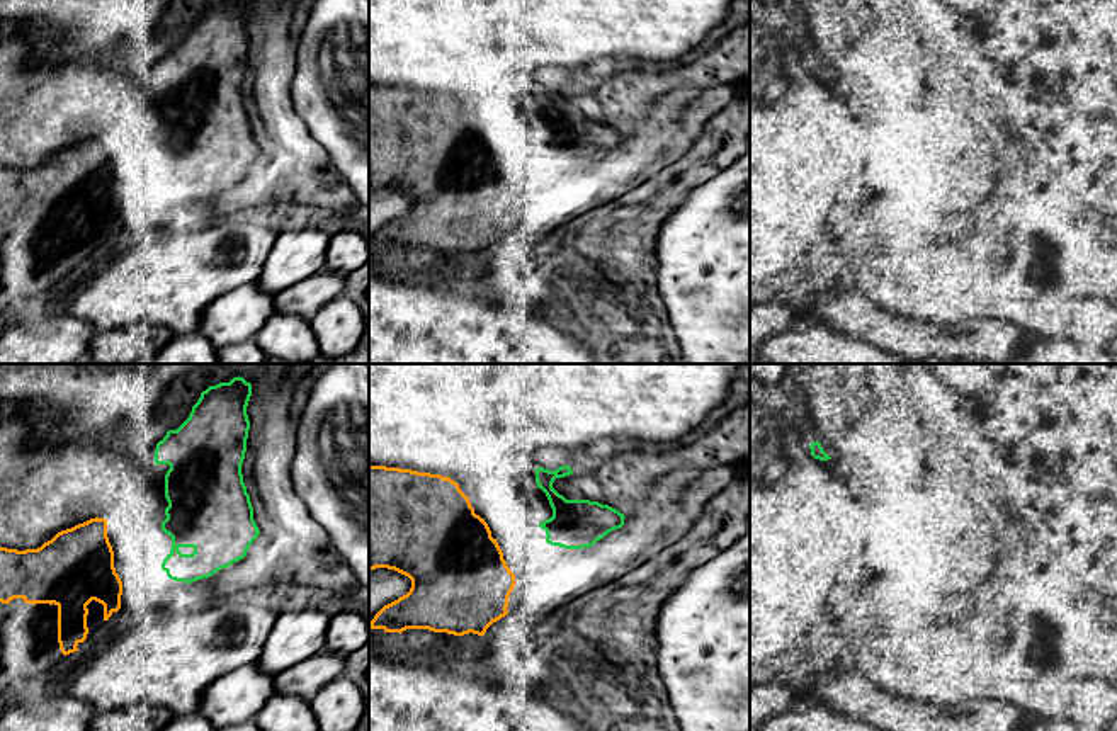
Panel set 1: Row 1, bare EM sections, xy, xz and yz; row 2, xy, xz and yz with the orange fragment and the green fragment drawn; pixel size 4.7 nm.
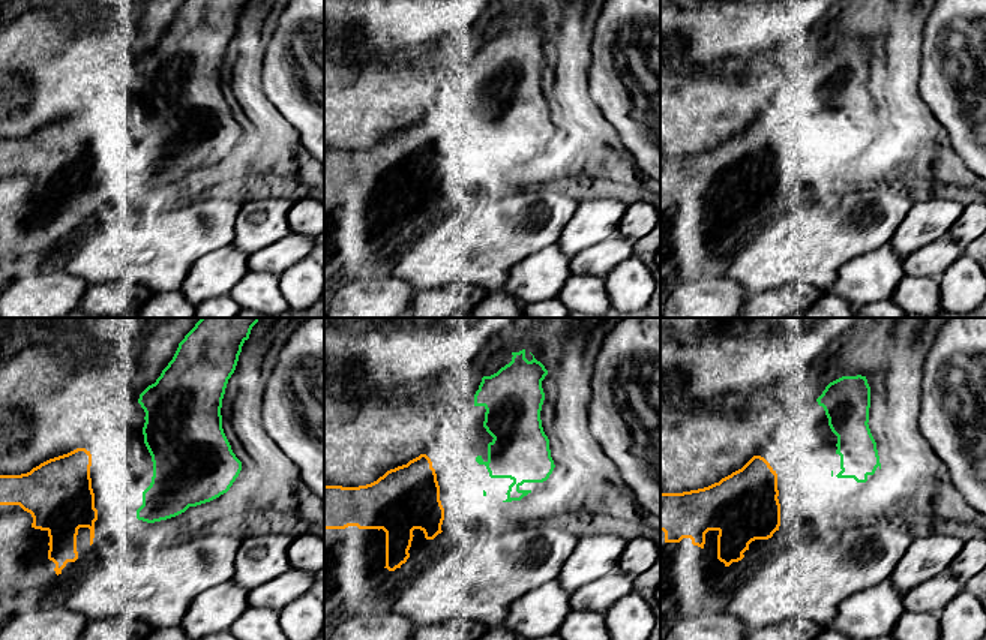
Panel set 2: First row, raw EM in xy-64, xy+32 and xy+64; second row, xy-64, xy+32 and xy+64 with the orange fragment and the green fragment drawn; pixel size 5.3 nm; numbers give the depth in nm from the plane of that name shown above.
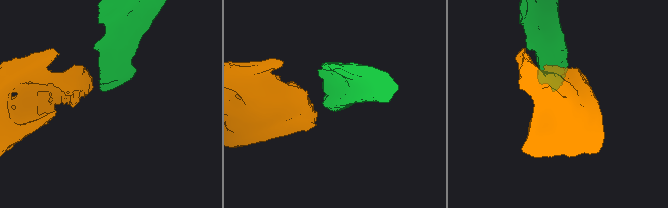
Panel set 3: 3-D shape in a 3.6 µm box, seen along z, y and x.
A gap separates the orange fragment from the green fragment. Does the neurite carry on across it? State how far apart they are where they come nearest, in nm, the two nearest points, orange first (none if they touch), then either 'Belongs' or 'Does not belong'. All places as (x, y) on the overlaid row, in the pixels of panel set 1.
Distance 200 nm. Across: xy (121, 582), (162, 568). Belongs

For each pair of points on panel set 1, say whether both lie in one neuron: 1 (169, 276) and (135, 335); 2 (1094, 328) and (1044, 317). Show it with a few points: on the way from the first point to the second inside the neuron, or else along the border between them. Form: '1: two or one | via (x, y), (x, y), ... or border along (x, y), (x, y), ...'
1: two | border along (102, 330), (133, 323), (157, 323), (174, 334)
2: one | via (1082, 320), (1056, 318)

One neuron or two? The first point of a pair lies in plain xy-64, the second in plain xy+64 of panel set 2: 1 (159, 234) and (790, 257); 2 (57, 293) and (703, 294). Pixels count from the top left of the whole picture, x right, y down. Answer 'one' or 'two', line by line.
1: one
2: one

